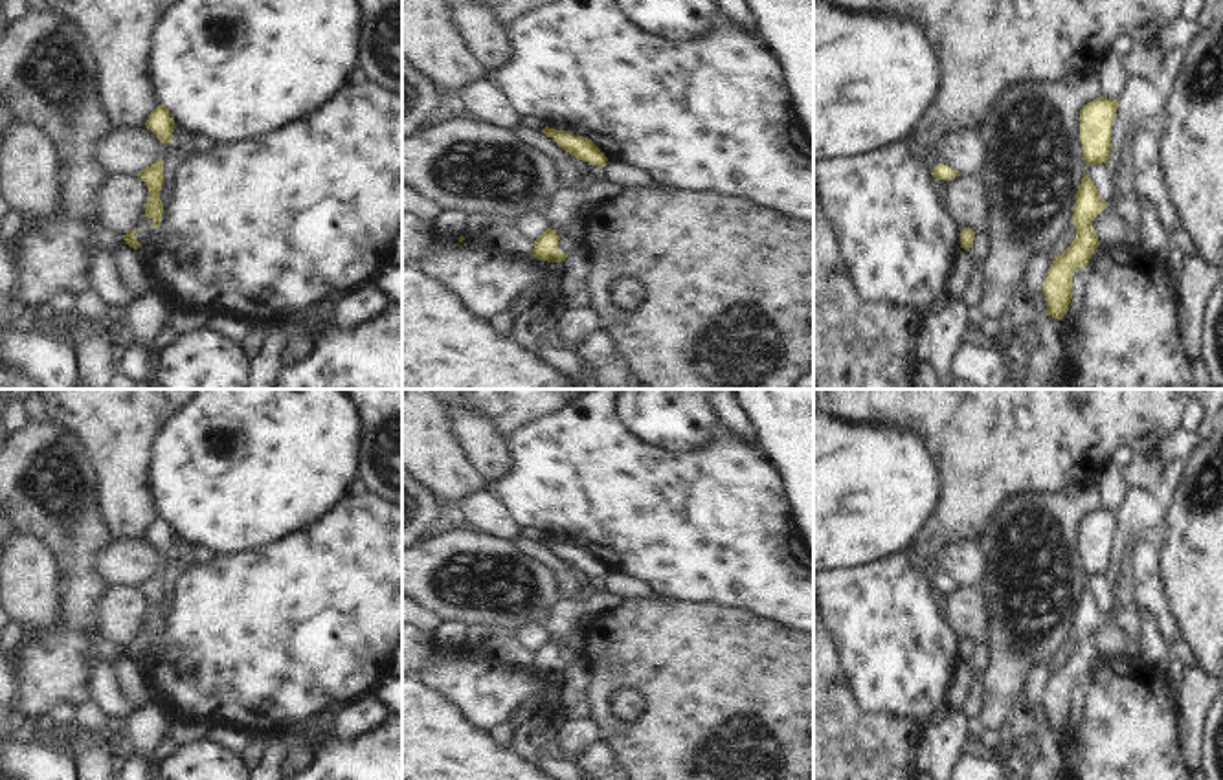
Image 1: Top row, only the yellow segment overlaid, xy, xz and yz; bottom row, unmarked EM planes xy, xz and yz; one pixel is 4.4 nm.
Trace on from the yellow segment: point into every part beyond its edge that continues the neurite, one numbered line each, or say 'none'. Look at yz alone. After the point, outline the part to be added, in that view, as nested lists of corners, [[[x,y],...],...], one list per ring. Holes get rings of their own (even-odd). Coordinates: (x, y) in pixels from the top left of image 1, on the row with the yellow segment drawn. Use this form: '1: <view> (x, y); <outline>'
none

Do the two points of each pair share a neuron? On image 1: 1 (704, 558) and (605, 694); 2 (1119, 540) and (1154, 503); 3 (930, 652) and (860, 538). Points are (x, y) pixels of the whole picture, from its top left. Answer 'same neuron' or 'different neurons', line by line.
1: different neurons
2: same neuron
3: different neurons

